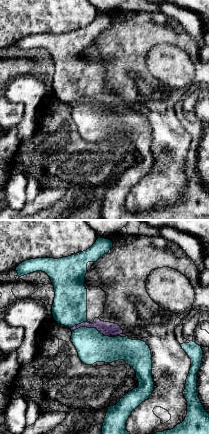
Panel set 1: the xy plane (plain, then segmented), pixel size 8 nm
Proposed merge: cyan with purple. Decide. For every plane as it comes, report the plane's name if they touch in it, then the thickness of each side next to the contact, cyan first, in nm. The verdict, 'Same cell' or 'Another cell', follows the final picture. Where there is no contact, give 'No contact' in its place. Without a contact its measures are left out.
Touches cyan in xy. Thickness 260 nm (cyan) against 110 nm

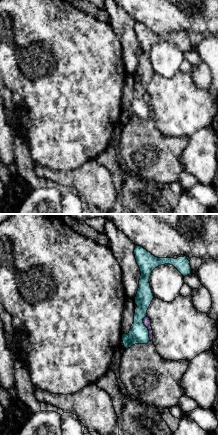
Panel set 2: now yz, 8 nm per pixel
Touches cyan in yz. Thickness 160 nm (cyan) against 60 nm

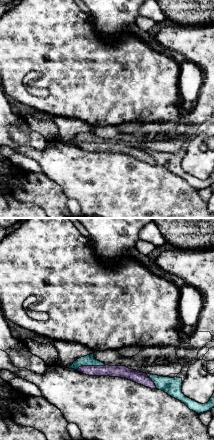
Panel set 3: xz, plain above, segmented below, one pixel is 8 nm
Touches cyan in xz. Thickness 90 nm (cyan) against 100 nm

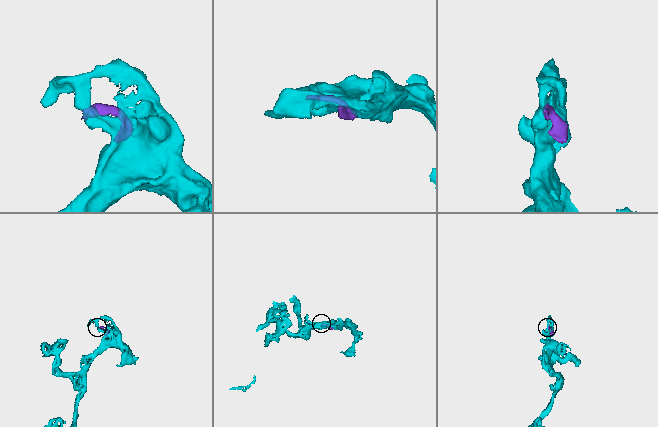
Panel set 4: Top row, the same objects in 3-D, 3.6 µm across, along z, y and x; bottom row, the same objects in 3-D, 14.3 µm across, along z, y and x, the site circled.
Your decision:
Another cell

